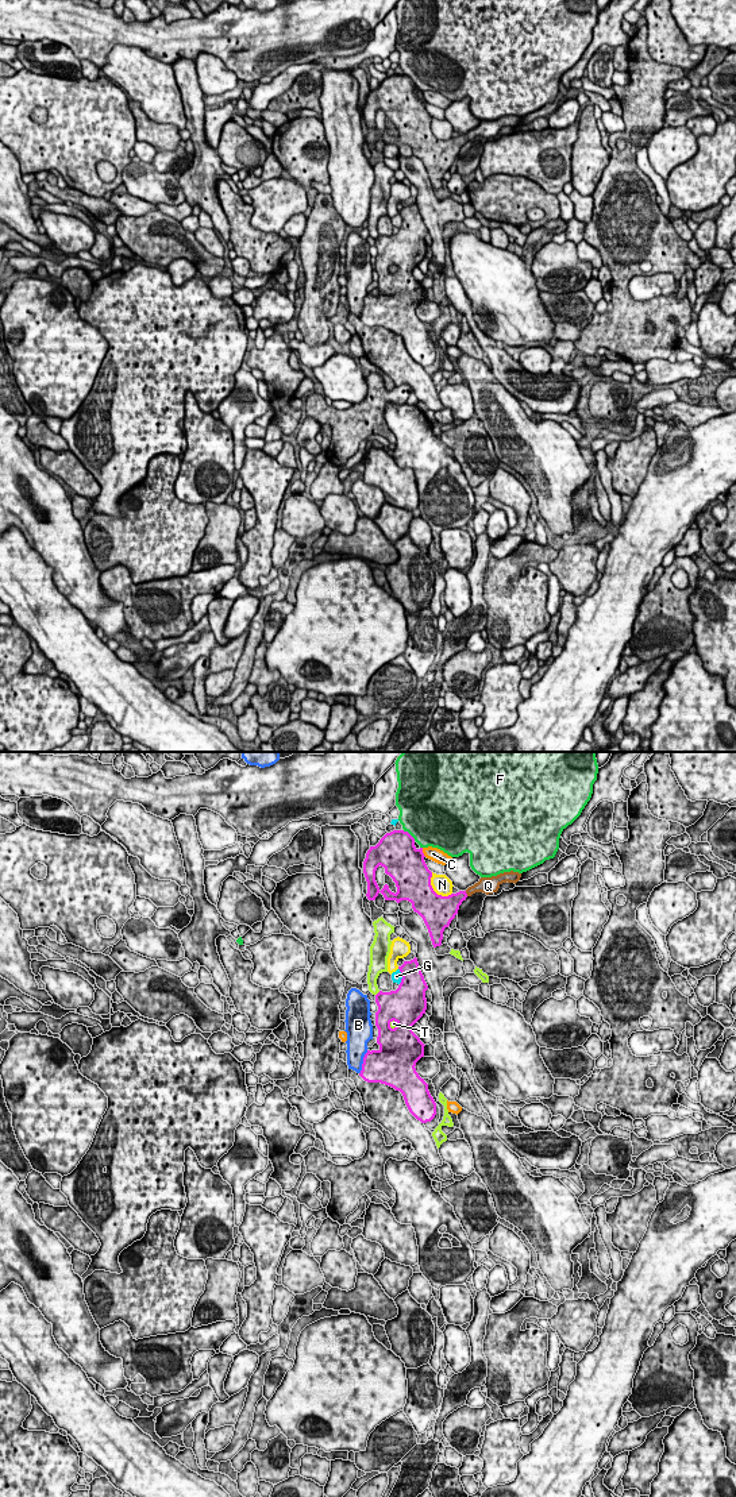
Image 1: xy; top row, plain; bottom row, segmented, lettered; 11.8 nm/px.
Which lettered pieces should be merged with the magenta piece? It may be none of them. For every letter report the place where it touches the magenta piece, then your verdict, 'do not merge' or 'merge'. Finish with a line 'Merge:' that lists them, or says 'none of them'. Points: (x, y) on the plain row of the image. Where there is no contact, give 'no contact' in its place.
B: xy (363, 307) | do not merge
C: xy (422, 96) | do not merge
F: xy (409, 78) | do not merge
G: xy (403, 220) | do not merge
N: xy (432, 134) | do not merge
Q: xy (466, 138) | merge
T: xy (389, 269) | do not merge
Merge: Q

